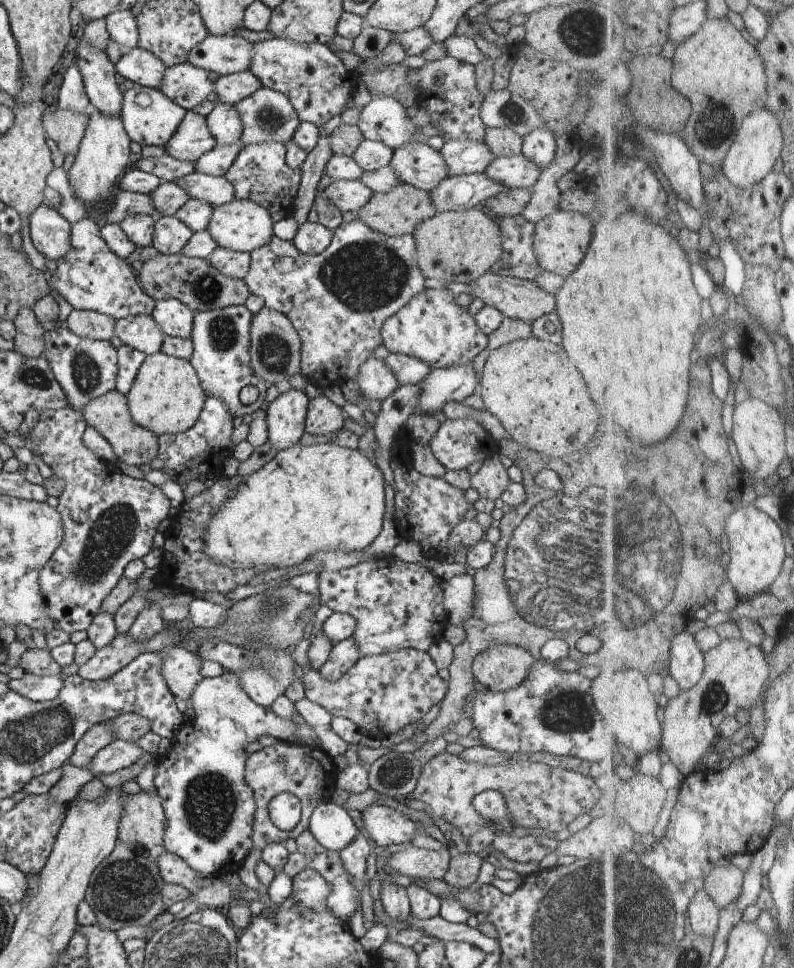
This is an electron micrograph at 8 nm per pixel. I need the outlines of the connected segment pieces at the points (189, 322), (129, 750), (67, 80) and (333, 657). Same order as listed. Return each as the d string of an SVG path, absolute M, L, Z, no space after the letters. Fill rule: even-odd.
M168 298L157 302L151 316L164 334L188 339L192 336L195 314L176 298Z
M116 739L109 746L100 750L86 769L90 770L94 777L102 774L111 775L119 770L129 768L144 755L144 750L138 744Z
M75 63L70 66L64 74L62 87L58 92L58 106L59 110L72 110L72 112L88 113L91 109L86 90L84 89L84 78L82 72Z
M353 637L342 640L333 646L327 662L320 666L320 674L326 680L338 680L361 658L358 644Z

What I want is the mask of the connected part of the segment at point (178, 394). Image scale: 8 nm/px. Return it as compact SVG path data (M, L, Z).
M160 351L145 358L126 398L132 420L160 436L190 430L200 418L207 393L202 389L197 371L190 361L170 357Z

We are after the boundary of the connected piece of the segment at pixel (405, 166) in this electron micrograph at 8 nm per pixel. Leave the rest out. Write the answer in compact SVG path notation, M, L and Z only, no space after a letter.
M412 142L396 148L389 166L394 168L401 183L427 191L450 177L442 155L425 142Z

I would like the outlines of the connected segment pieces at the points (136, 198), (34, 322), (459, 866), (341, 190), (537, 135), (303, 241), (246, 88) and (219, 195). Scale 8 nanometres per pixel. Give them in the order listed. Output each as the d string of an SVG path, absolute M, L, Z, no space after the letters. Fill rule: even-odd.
M129 191L118 192L117 201L112 204L112 210L108 210L105 215L99 214L96 218L100 224L120 223L126 216L136 216L144 214L153 219L160 219L160 212L152 204L152 196Z
M21 308L18 316L12 321L16 328L14 352L24 358L43 357L44 332L31 308Z
M460 853L453 855L449 862L448 872L445 874L444 881L457 888L468 888L478 880L480 868L485 855L476 855L473 853Z
M339 179L325 189L325 194L341 212L356 212L372 198L373 193L358 180Z
M536 129L522 138L522 154L541 169L546 168L556 158L556 141L550 130Z
M304 222L299 226L296 237L292 241L295 248L310 256L322 254L332 243L333 231L320 223Z
M246 70L230 75L220 75L215 77L216 82L216 98L217 102L235 106L238 102L242 102L244 98L252 96L256 90L262 87L260 80Z
M196 171L184 176L181 184L190 199L206 202L212 207L235 200L234 188L225 177L214 177Z

